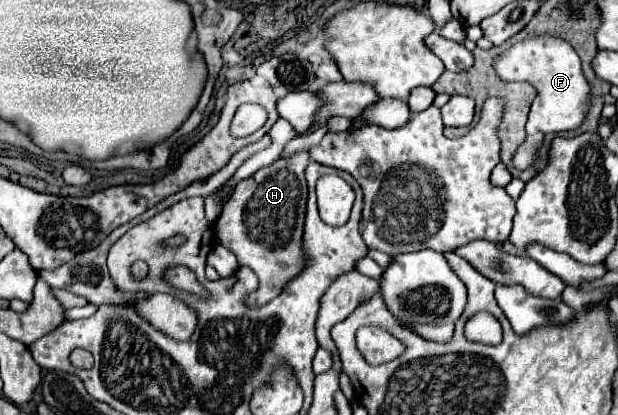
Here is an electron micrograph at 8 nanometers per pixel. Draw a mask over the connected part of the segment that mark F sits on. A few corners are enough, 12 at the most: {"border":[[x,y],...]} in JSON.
{"border":[[526,37],[498,55],[502,81],[536,89],[518,171],[538,161],[548,133],[574,131],[592,85],[574,47]]}

